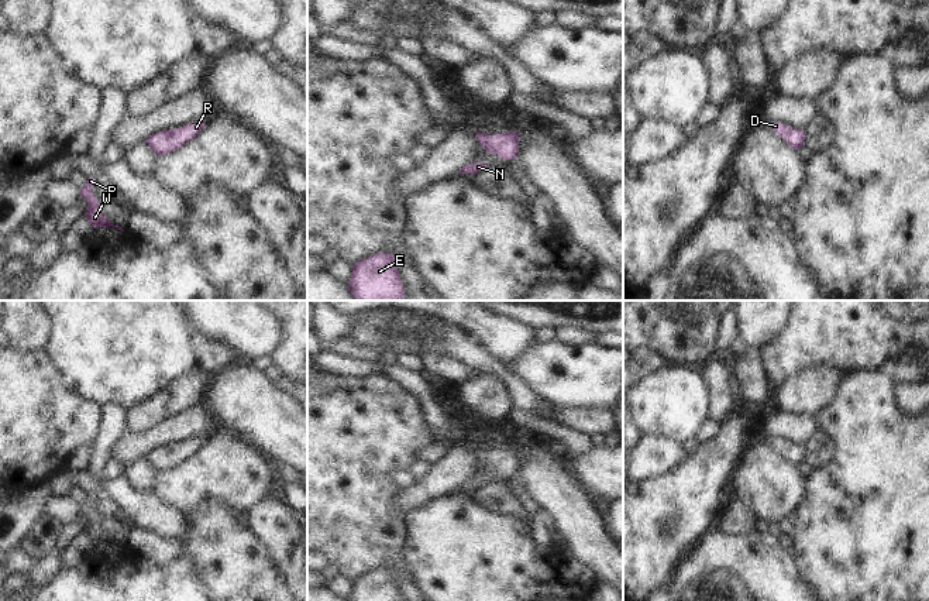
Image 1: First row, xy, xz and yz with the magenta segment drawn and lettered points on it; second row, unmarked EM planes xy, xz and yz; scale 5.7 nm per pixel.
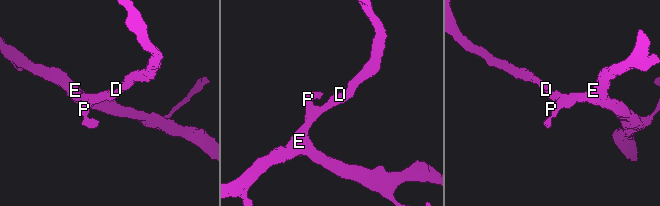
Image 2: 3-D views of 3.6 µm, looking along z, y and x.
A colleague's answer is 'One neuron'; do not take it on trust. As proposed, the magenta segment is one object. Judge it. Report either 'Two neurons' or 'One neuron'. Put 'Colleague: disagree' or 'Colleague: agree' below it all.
One neuron
Colleague: agree

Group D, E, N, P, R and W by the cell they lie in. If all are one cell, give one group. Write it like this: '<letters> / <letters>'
D E N P R W

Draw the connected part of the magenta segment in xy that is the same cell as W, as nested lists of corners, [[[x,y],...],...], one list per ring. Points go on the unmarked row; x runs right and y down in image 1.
[[[87,494],[86,501],[80,505],[80,512],[83,512],[87,516],[87,528],[85,532],[87,533],[89,539],[93,542],[93,545],[99,543],[116,543],[121,549],[124,547],[123,543],[114,542],[106,532],[101,530],[99,526],[99,516],[96,515],[93,509],[93,504],[96,502],[99,497],[93,494]]]

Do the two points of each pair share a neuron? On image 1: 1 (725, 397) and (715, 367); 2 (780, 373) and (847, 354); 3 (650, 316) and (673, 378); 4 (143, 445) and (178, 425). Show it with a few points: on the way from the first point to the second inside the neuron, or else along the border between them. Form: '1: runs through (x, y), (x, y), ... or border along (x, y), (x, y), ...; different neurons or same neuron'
1: runs through (721, 390), (718, 374); same neuron
2: runs through (797, 356), (800, 353), (831, 353); same neuron
3: border along (673, 366), (698, 366), (701, 368); different neurons
4: runs through (151, 439), (169, 432); same neuron

